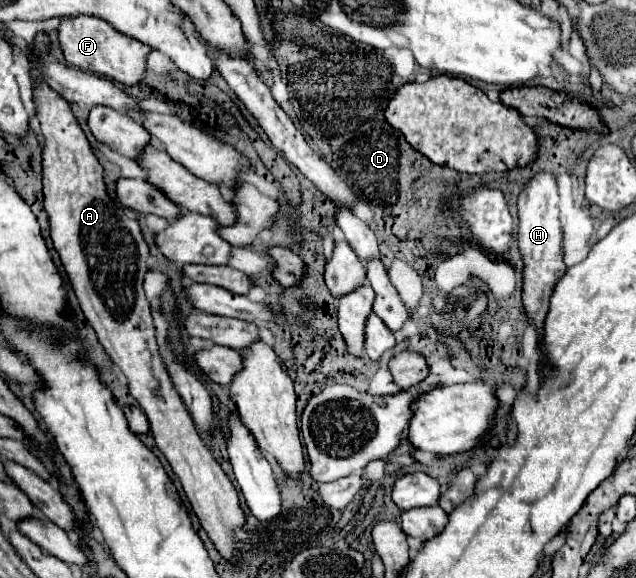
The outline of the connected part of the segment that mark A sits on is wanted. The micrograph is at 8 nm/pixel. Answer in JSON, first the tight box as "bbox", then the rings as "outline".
{"bbox":[32,76,244,558],"outline":[[[32,76],[34,82],[34,104],[36,104],[36,118],[40,120],[42,134],[44,134],[44,150],[42,150],[42,166],[44,166],[44,210],[50,218],[50,238],[54,242],[54,250],[60,254],[60,260],[66,268],[68,280],[76,292],[76,298],[80,302],[80,308],[86,316],[86,320],[92,324],[100,344],[104,346],[110,360],[120,368],[120,372],[128,380],[130,394],[136,398],[140,408],[144,410],[150,432],[156,440],[158,450],[166,456],[170,462],[174,474],[180,478],[182,488],[196,512],[196,516],[202,522],[202,528],[208,532],[210,540],[216,542],[218,552],[224,558],[234,558],[234,528],[240,528],[244,524],[244,514],[238,504],[238,494],[220,468],[220,464],[214,460],[212,452],[206,448],[206,444],[200,440],[192,418],[188,416],[188,410],[184,402],[180,400],[176,388],[172,386],[172,380],[168,376],[168,370],[162,362],[158,340],[156,340],[156,328],[152,318],[150,302],[144,294],[144,274],[148,272],[148,246],[142,238],[136,212],[126,210],[118,204],[114,204],[104,186],[102,166],[98,158],[92,154],[90,142],[86,140],[82,128],[78,126],[68,102],[56,94],[48,84],[44,84],[38,76]]]}

